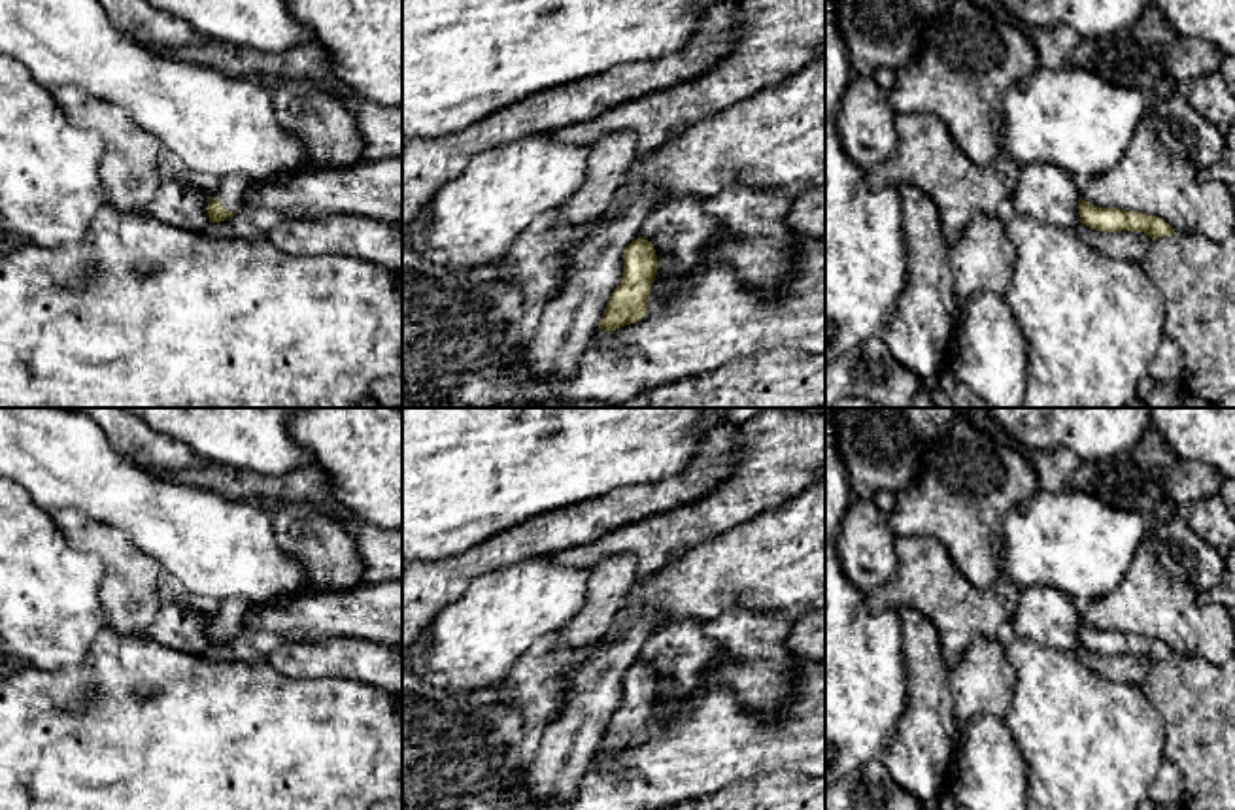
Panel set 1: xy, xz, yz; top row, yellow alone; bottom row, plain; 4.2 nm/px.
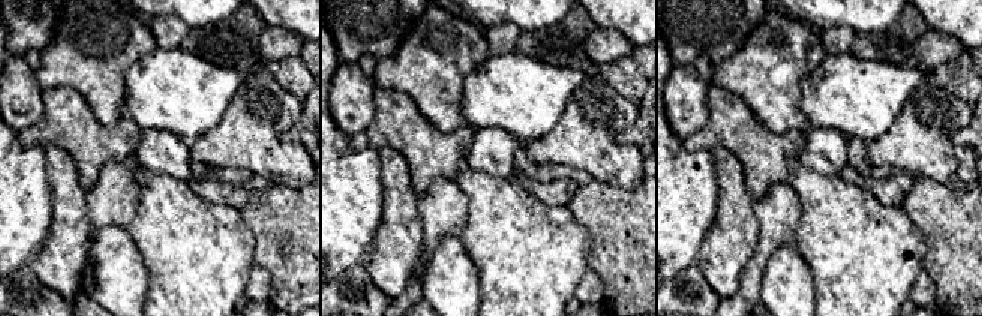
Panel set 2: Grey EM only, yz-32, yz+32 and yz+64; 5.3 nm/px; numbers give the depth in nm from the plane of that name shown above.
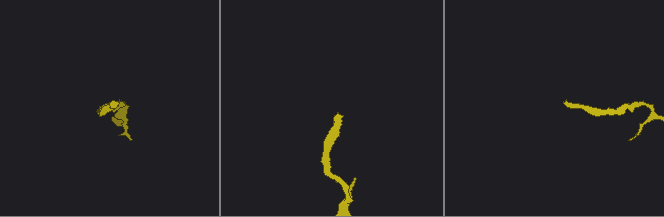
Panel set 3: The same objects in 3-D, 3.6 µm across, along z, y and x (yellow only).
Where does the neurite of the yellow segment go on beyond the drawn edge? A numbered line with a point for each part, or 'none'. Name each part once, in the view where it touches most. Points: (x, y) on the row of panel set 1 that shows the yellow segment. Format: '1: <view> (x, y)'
1: xy (231, 191)

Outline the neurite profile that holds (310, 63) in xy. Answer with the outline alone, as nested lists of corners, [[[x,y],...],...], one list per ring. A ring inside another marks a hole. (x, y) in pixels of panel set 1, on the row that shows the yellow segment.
[[[215,40],[208,43],[153,49],[189,64],[211,68],[228,77],[251,77],[253,74],[262,74],[338,89],[330,55],[317,42],[302,43],[279,53],[259,53]]]

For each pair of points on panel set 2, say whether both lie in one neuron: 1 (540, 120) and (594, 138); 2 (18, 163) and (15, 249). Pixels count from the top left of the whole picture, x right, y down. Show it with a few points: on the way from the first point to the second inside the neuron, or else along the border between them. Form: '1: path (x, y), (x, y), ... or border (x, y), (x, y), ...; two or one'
1: border (571, 93), (558, 122), (546, 134), (526, 143); two
2: path (15, 184), (15, 228); one

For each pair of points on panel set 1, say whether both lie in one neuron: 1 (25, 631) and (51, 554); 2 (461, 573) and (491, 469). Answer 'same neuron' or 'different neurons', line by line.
1: same neuron
2: different neurons

